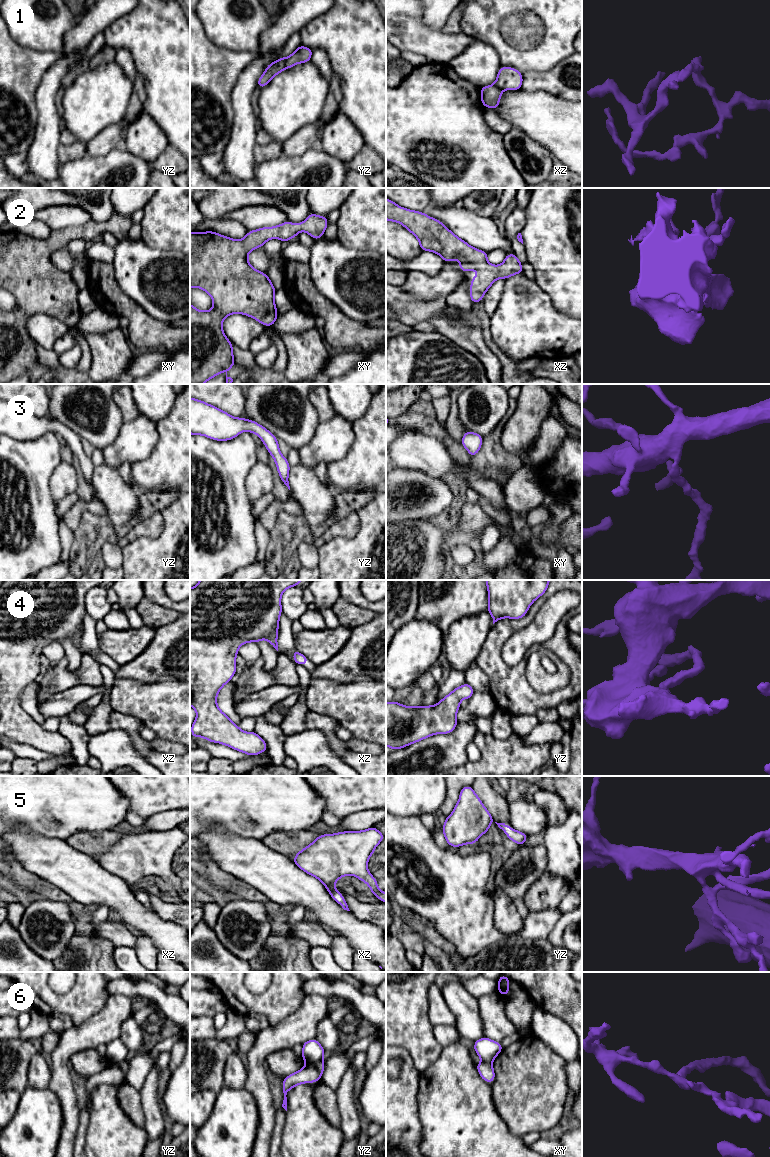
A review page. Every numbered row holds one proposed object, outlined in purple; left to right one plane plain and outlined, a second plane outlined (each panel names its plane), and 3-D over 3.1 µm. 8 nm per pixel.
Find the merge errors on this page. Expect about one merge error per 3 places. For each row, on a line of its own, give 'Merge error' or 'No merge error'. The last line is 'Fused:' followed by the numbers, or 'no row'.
1: No merge error
2: No merge error
3: No merge error
4: No merge error
5: No merge error
6: Merge error
Fused: 6

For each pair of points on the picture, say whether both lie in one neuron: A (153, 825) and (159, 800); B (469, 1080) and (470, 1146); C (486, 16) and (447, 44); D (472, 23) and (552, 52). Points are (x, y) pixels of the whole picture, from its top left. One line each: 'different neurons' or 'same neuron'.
A: different neurons
B: same neuron
C: different neurons
D: same neuron

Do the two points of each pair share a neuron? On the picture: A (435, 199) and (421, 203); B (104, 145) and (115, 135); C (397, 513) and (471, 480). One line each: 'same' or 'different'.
A: different
B: same
C: different

